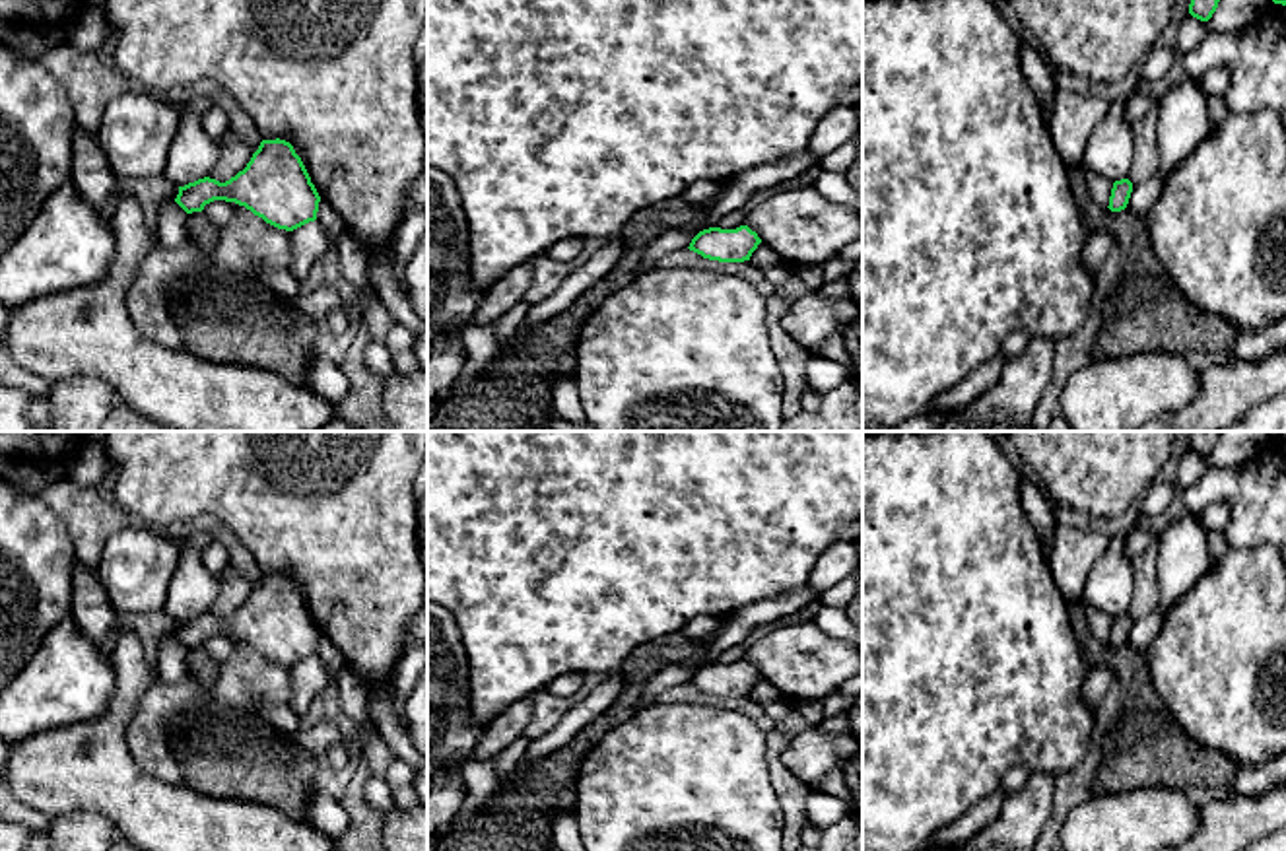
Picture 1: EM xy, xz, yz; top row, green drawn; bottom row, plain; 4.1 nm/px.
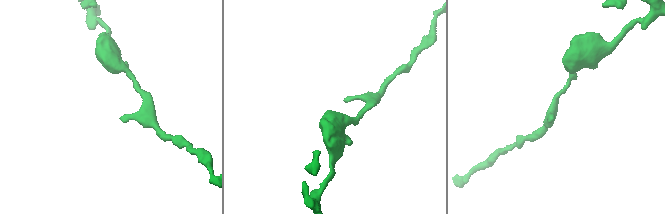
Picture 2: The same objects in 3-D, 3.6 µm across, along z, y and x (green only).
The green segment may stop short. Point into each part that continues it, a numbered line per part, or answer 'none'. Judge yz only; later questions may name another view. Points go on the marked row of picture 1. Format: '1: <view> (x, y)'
none

